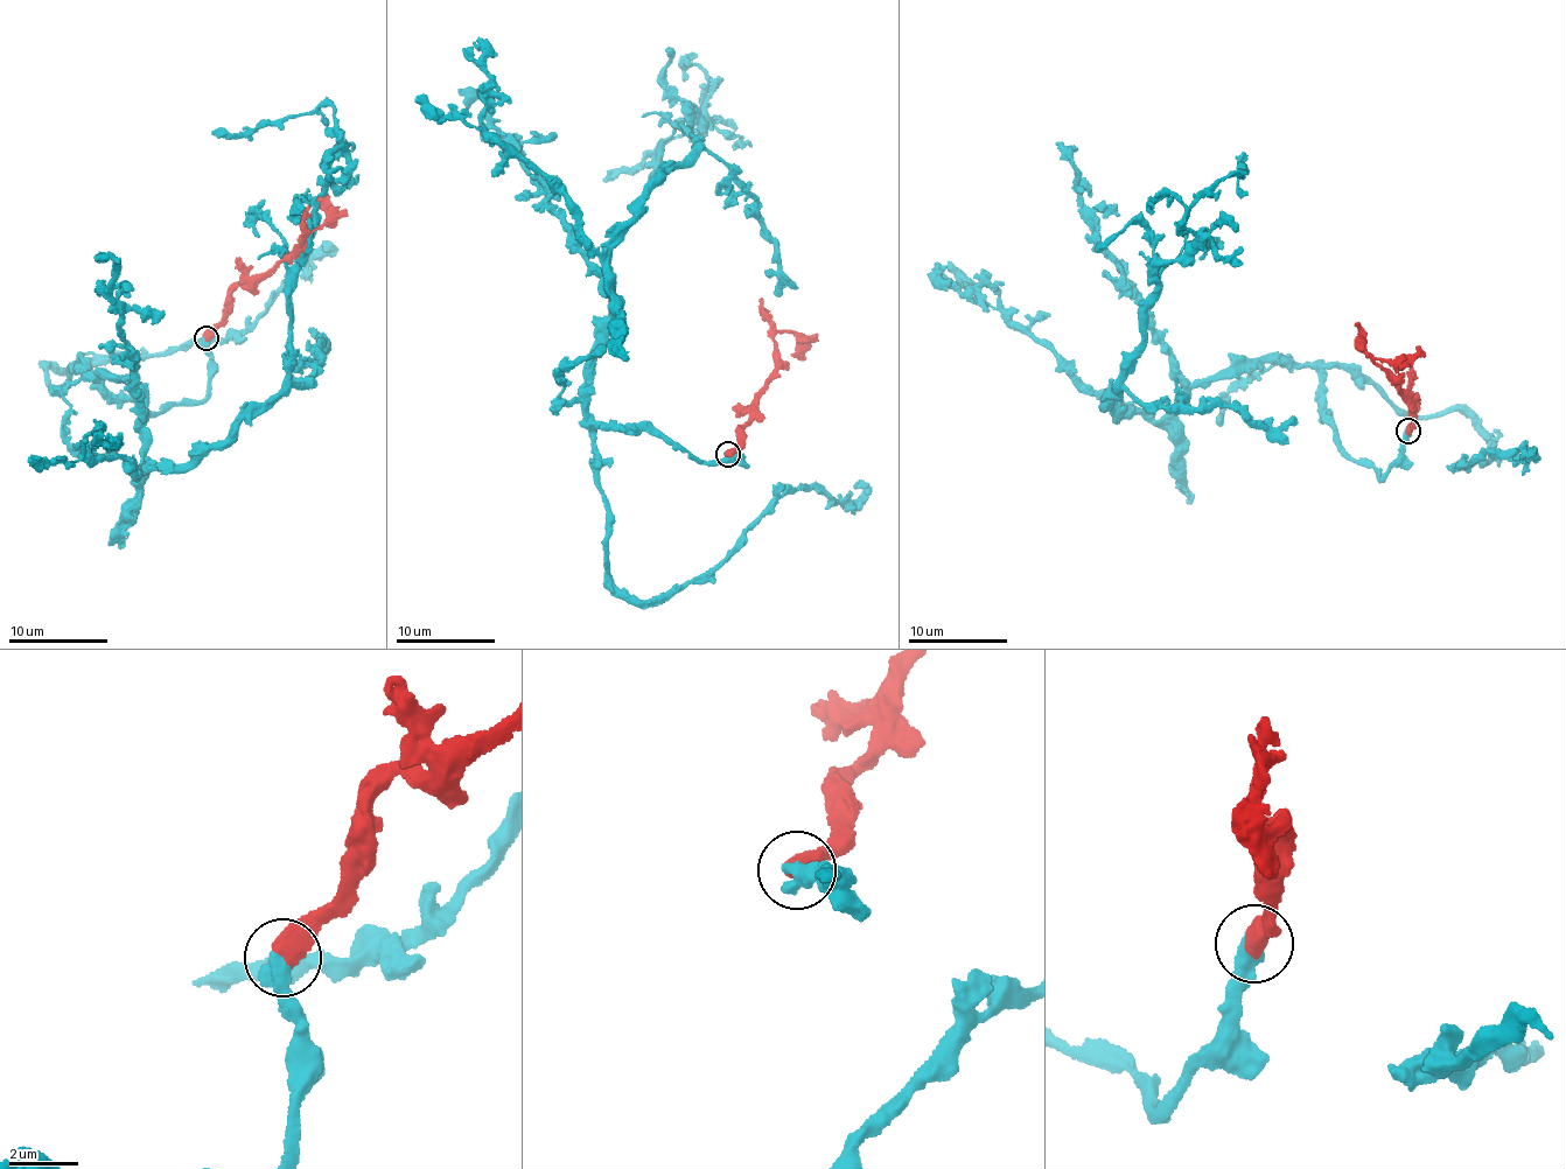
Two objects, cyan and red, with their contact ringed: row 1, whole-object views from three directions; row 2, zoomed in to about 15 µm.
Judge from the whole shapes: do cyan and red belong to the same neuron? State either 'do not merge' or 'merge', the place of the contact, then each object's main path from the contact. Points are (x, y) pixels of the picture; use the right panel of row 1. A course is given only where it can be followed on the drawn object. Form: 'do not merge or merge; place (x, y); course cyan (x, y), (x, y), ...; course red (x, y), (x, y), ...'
merge; place (1409, 431); course cyan (1409, 431), (1381, 477), (1319, 373), (1269, 362), (1155, 420), (1107, 407), (1158, 264), (1244, 152); course red (1409, 432), (1417, 398), (1400, 387), (1374, 359), (1426, 354)

